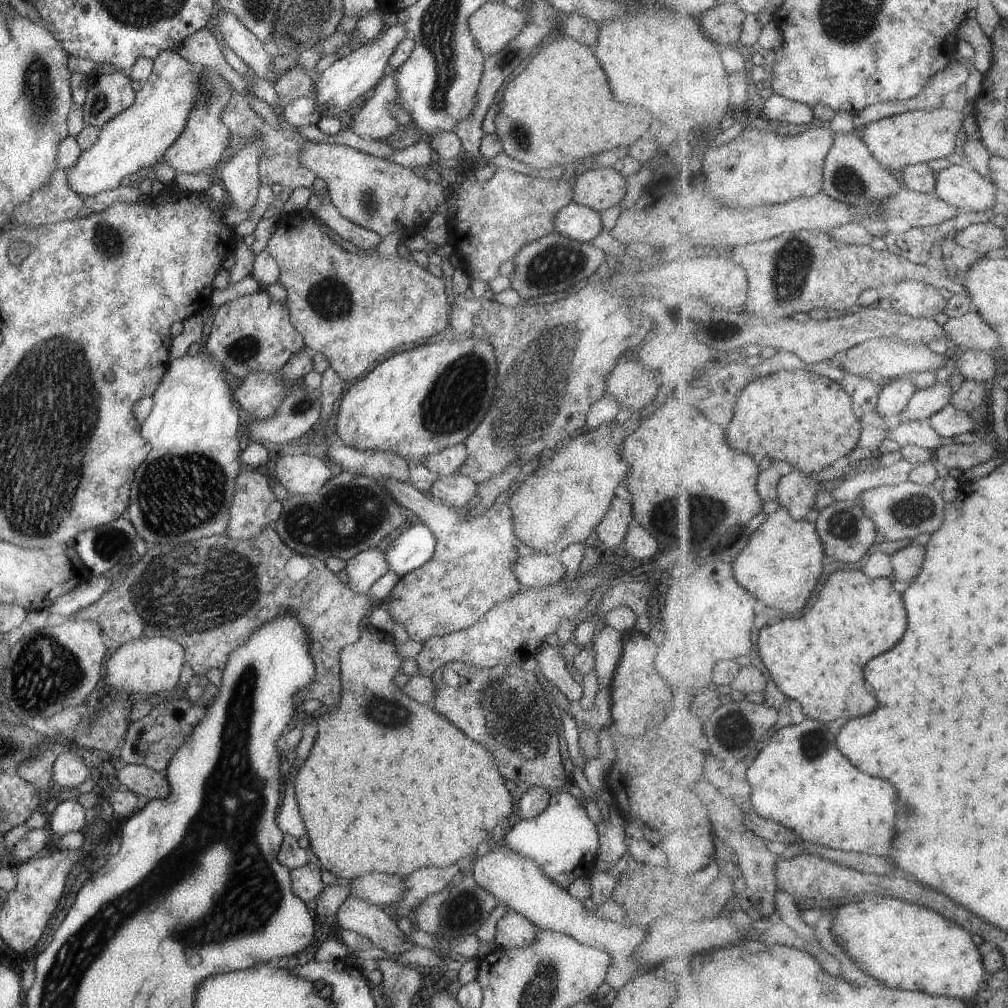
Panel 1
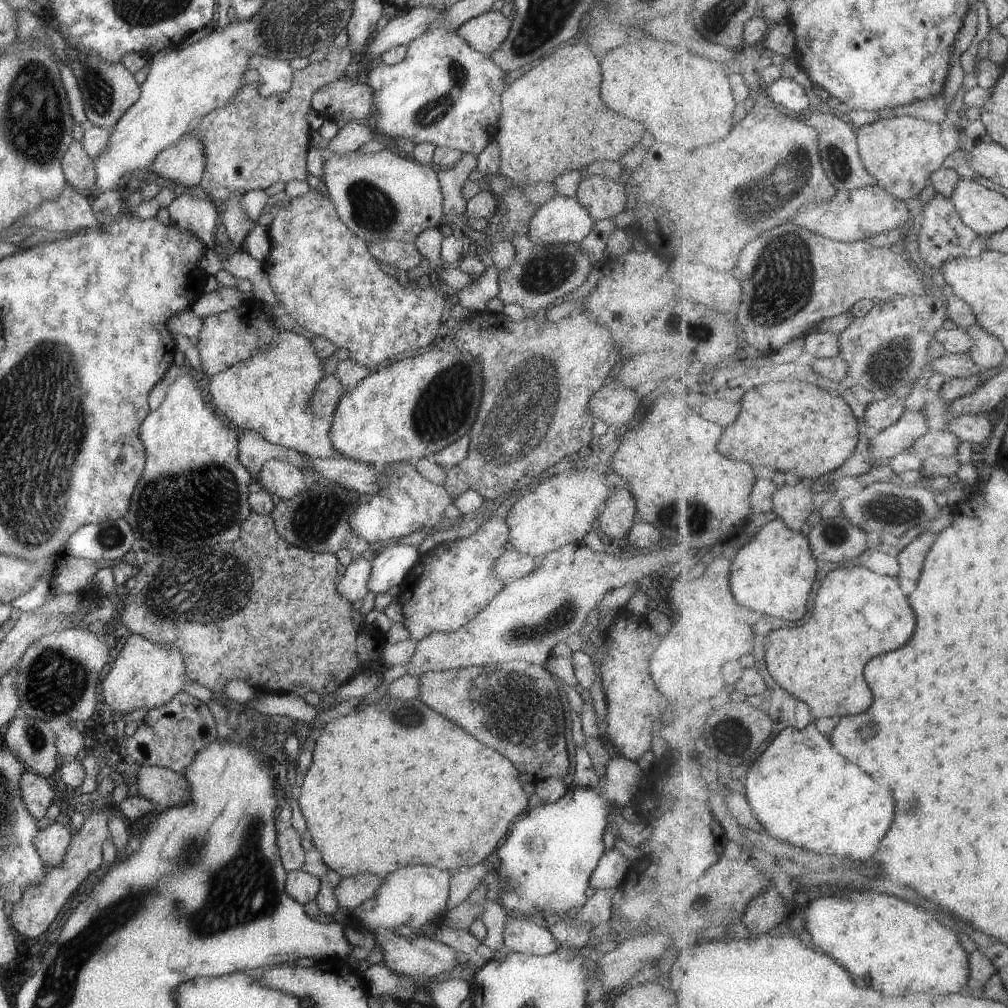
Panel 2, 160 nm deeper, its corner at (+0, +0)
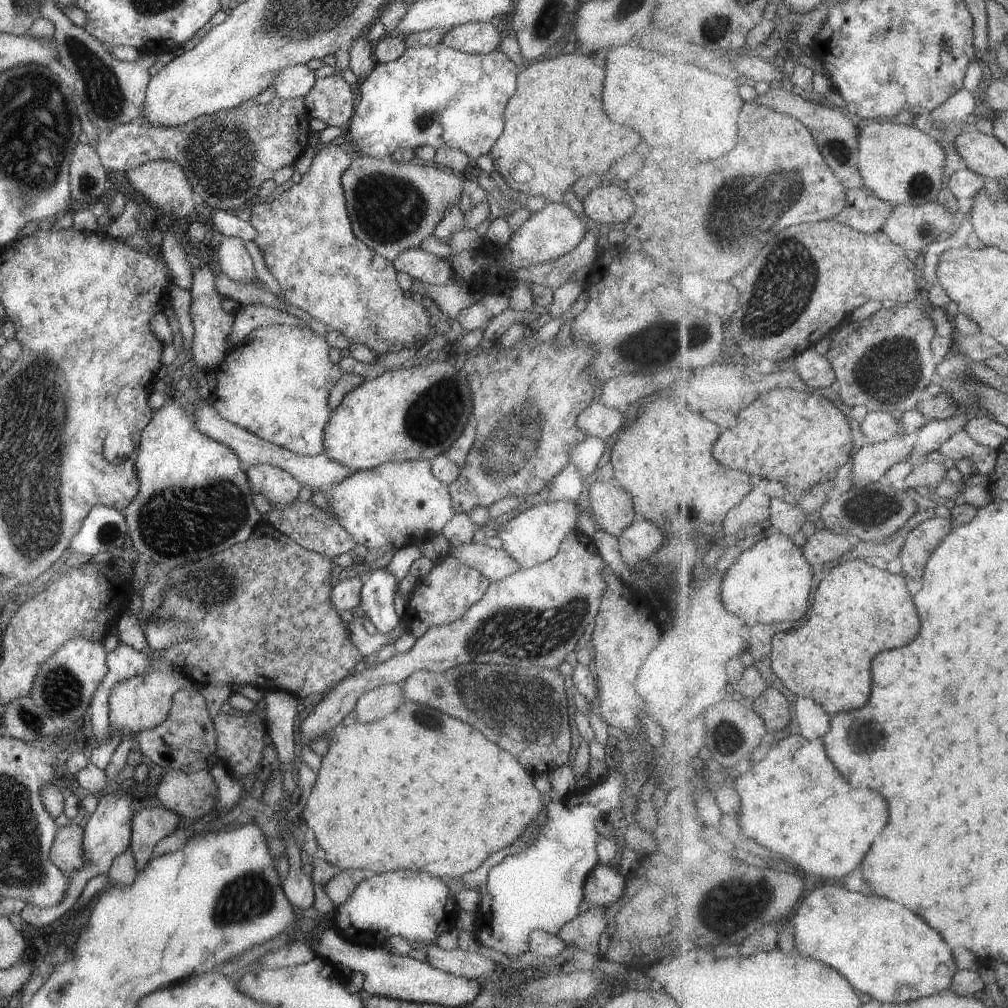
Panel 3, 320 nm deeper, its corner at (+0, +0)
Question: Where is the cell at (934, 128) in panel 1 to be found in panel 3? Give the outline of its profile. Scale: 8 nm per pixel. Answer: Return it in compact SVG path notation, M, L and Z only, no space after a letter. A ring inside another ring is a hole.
M882 120L866 122L859 130L860 174L866 187L894 208L937 201L943 188L945 152L934 134L922 131L915 124L892 124Z

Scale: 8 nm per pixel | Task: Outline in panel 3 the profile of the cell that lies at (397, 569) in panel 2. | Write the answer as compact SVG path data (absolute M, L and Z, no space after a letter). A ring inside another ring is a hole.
M377 568L363 577L359 606L380 634L387 634L399 623L393 605L397 584L395 576L385 568Z

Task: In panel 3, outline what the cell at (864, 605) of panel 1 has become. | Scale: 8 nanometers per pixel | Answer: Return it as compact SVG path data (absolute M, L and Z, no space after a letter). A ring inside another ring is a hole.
M865 559L844 560L822 574L807 624L785 633L778 633L772 641L772 670L797 696L809 697L829 714L851 712L863 708L871 698L873 658L891 648L911 644L921 632L921 618L904 575L897 575L869 565Z

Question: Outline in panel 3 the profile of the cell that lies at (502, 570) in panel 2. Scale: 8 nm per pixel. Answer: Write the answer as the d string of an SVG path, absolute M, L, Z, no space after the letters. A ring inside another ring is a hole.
M480 543L451 544L448 554L460 564L473 568L490 582L499 581L518 570L503 550L495 550Z

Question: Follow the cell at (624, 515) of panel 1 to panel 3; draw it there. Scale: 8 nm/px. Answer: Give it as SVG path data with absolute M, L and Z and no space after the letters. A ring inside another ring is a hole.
M612 481L594 483L587 506L591 507L595 526L615 538L635 520L631 496Z

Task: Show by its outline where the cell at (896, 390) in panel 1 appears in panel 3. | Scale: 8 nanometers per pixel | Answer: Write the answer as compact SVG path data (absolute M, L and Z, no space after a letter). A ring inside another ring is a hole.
M872 411L866 414L861 429L868 445L891 441L901 432L898 415Z

